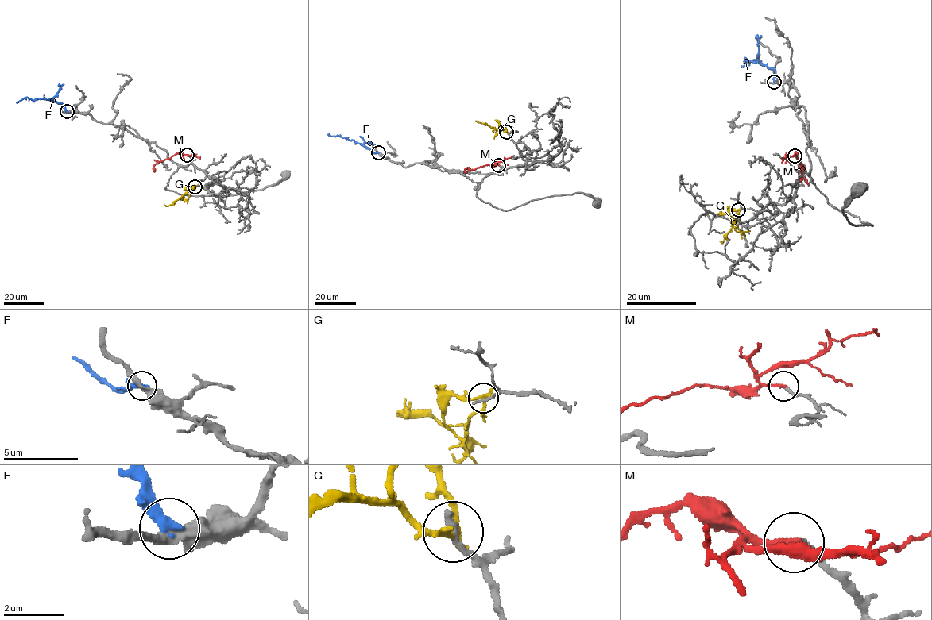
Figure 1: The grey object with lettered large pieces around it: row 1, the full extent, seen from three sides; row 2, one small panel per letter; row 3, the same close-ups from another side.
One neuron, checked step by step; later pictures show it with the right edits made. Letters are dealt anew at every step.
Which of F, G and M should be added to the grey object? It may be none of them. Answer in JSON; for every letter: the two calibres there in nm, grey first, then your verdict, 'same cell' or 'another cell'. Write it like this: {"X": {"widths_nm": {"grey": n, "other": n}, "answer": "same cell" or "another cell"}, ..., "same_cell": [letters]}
{"F": {"widths_nm": {"grey": 340, "other": 400}, "answer": "another cell"}, "G": {"widths_nm": {"grey": 220, "other": 260}, "answer": "another cell"}, "M": {"widths_nm": {"grey": 200, "other": 240}, "answer": "same cell"}, "same_cell": ["M"]}

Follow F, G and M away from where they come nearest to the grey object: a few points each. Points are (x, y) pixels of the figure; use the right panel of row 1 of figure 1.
F: (774, 82), (775, 71), (766, 64), (752, 60), (748, 62), (744, 58), (746, 64), (740, 65)
G: (738, 210), (734, 222), (722, 242), (720, 240)
M: (794, 155), (795, 152), (798, 161), (802, 165), (802, 176), (808, 185)

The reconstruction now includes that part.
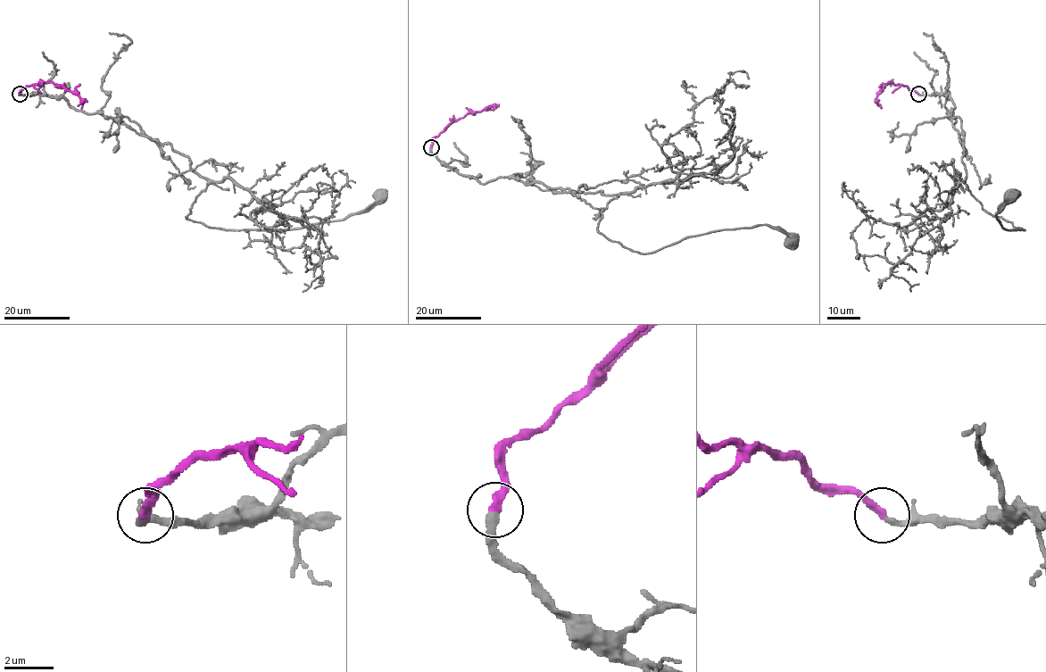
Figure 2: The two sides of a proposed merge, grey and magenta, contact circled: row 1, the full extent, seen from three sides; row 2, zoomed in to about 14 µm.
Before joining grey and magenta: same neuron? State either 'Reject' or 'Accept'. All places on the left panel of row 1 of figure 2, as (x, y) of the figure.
Accept

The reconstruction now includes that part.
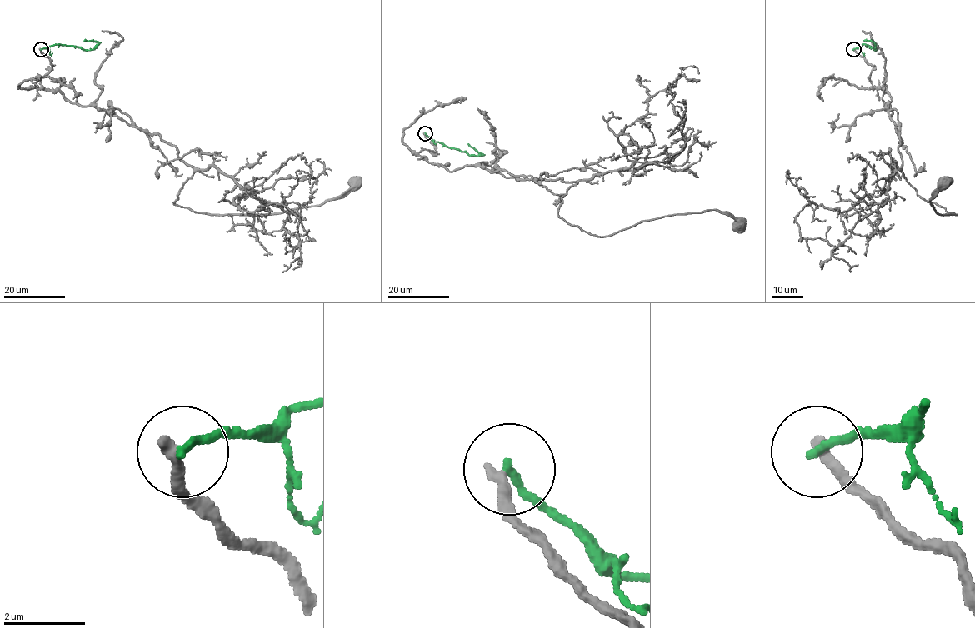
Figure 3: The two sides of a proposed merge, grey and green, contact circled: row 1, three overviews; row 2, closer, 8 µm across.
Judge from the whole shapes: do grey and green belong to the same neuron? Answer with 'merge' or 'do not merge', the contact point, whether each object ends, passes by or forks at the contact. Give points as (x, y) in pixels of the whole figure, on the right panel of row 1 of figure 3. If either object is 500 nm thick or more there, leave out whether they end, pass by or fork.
do not merge; at (853, 49); grey ends there; green ends there

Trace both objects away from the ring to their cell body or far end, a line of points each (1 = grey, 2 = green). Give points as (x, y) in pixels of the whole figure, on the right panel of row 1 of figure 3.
1: (853, 49), (892, 98), (903, 175), (957, 214), (930, 204), (943, 182)
2: (853, 49), (863, 44), (876, 49), (873, 42), (864, 41)

